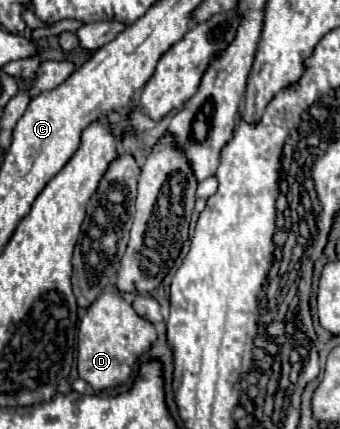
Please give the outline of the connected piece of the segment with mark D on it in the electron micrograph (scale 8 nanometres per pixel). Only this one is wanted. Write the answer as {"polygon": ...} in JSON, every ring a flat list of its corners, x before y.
{"polygon":[[118,291,102,293,84,313,78,329,78,375,96,391,124,385,134,363,156,341,154,325,136,315,132,305]]}

